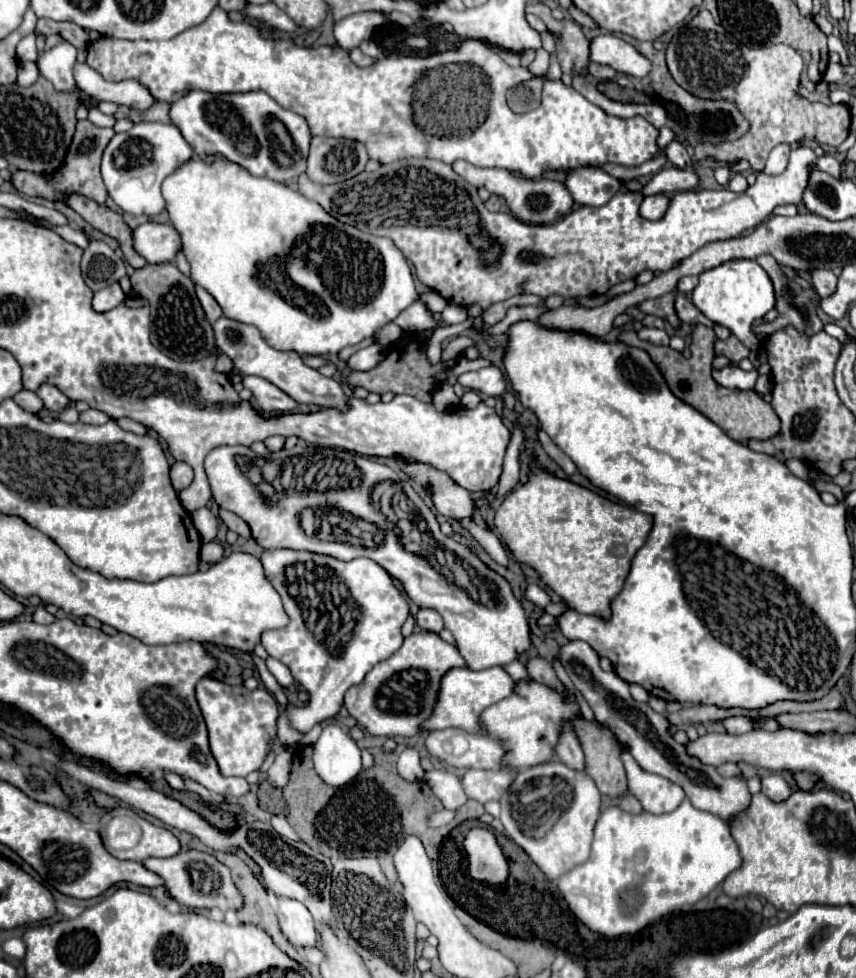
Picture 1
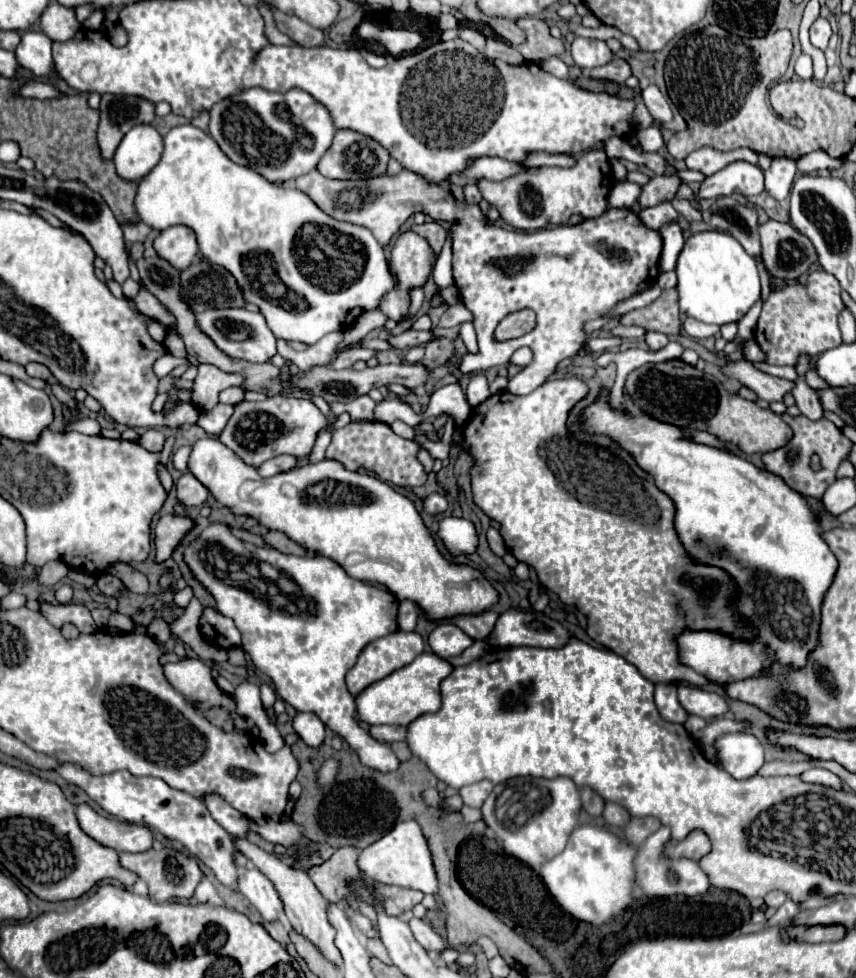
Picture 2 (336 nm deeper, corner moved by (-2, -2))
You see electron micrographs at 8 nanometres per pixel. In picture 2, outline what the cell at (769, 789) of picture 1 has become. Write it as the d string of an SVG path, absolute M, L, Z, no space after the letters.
M748 732L722 734L714 740L714 750L722 768L732 778L750 778L764 764L764 746L762 742Z

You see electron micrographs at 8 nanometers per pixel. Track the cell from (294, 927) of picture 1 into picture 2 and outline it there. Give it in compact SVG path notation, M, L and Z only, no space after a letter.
M246 868L238 880L236 890L248 898L248 902L258 908L264 920L272 922L278 918L278 912L282 912L282 900L278 898L272 882L256 868Z

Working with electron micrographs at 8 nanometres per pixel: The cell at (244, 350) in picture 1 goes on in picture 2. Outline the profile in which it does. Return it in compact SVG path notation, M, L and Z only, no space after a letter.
M214 308L196 314L196 326L230 358L264 364L276 354L276 336L266 326L264 316L258 312L250 312L246 308L224 308L224 310Z

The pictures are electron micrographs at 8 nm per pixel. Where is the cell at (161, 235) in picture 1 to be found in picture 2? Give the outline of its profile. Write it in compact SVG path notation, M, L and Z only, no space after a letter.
M172 226L160 232L154 240L154 248L160 258L168 260L176 270L188 268L198 256L196 234L188 226Z

